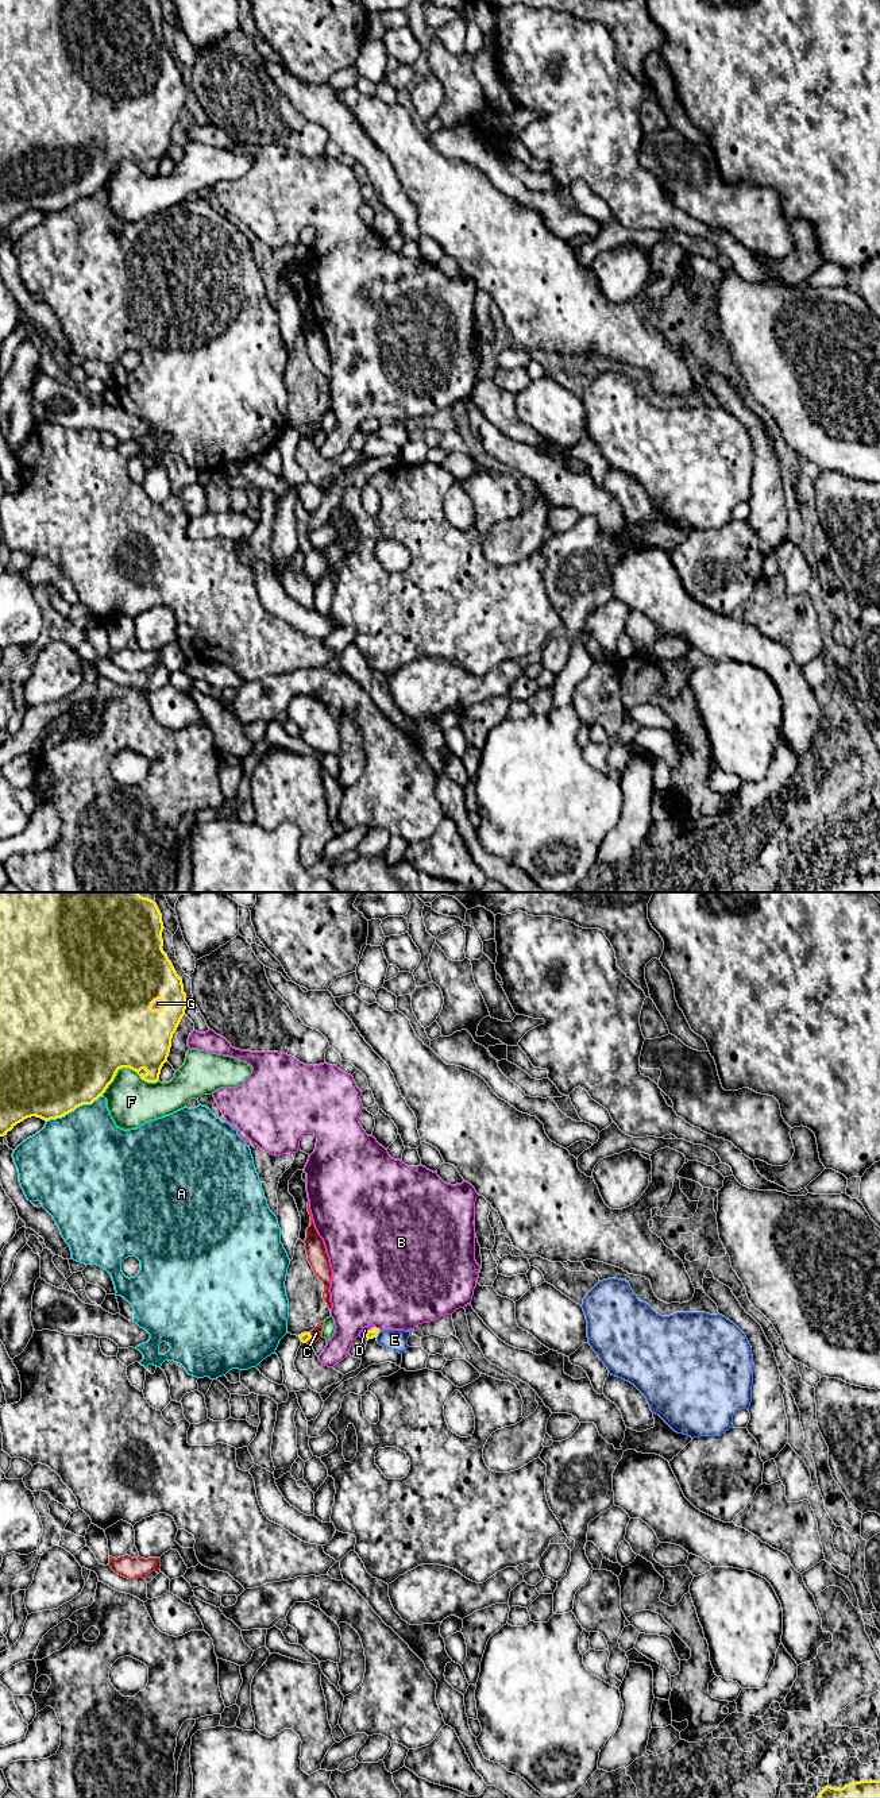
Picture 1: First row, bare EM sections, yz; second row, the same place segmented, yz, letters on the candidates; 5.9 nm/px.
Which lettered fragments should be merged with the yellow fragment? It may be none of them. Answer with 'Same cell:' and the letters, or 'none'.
Same cell: D, G

